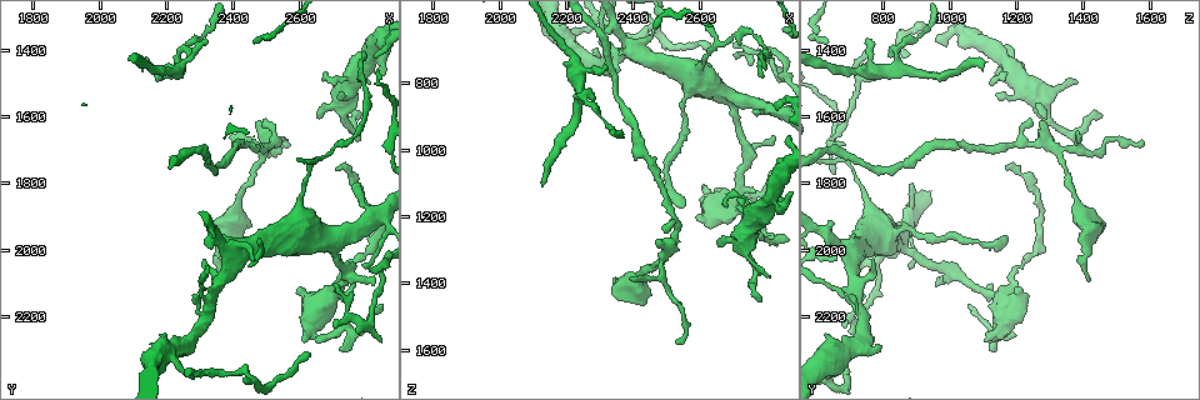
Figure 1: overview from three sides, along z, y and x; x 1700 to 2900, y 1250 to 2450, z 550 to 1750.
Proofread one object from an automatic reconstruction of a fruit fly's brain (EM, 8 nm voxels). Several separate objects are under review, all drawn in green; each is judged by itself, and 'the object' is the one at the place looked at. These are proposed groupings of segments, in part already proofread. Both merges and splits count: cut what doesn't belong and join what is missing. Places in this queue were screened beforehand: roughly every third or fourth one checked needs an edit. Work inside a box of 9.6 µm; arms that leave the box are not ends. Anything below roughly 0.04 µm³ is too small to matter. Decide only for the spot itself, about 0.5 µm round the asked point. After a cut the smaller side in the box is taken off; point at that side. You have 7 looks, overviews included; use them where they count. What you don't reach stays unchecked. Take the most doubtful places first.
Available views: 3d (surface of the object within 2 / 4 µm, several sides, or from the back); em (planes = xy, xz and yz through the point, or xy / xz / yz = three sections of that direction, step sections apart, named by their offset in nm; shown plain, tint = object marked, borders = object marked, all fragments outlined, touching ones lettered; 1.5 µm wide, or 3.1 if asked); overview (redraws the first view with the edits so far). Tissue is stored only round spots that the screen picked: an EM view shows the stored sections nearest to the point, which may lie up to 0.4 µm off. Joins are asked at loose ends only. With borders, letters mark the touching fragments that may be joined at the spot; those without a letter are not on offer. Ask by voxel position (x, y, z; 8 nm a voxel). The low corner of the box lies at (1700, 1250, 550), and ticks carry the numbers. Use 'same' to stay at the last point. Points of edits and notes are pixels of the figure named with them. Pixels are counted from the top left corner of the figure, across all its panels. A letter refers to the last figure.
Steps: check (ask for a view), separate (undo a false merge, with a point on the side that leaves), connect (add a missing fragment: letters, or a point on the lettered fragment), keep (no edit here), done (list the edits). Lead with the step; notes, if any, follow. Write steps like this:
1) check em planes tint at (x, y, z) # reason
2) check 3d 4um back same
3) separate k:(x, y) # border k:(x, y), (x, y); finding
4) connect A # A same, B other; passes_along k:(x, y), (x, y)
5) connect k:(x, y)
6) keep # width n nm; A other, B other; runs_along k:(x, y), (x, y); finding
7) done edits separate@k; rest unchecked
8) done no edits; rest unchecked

check 3d 4um back at (2530, 1670, 1570) # free end

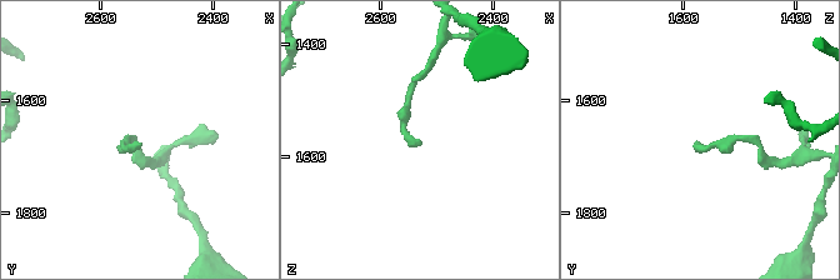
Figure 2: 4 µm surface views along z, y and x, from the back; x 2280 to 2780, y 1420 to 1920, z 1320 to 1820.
check em xz step 4 borders at (2525, 1680, 1570)

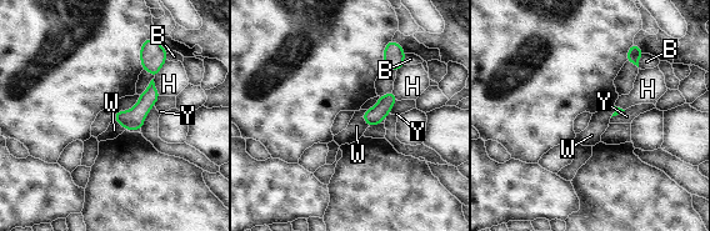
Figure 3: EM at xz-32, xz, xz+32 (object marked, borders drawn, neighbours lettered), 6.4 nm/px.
check em planes borders same # another direction

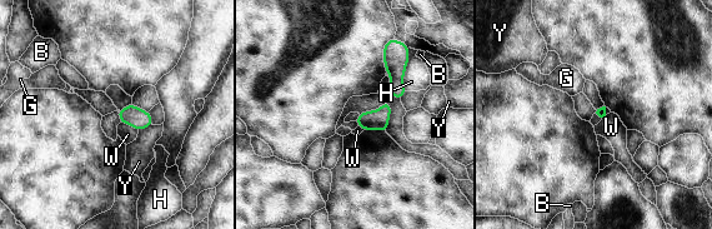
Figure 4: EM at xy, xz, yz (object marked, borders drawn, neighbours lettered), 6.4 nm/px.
keep # longest_contact H 280 nm; B other, G other, H other, W other, Y other; no lettered fragment goes on from it

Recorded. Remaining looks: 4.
check em planes borders at (2130, 1470, 1100) # tapers out

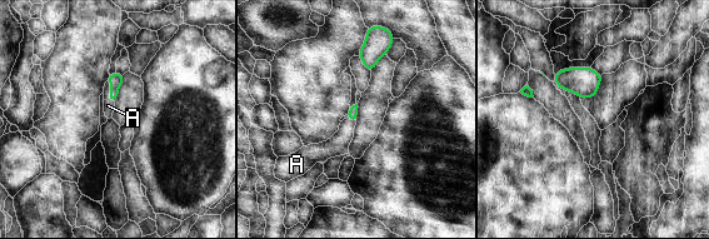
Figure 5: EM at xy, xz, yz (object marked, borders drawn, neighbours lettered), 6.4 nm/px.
connect A # A same; passes_along 5:(116, 79), (109, 93), (108, 105); the neuron continues

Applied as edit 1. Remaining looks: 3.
done edits connect@5; rest unchecked

